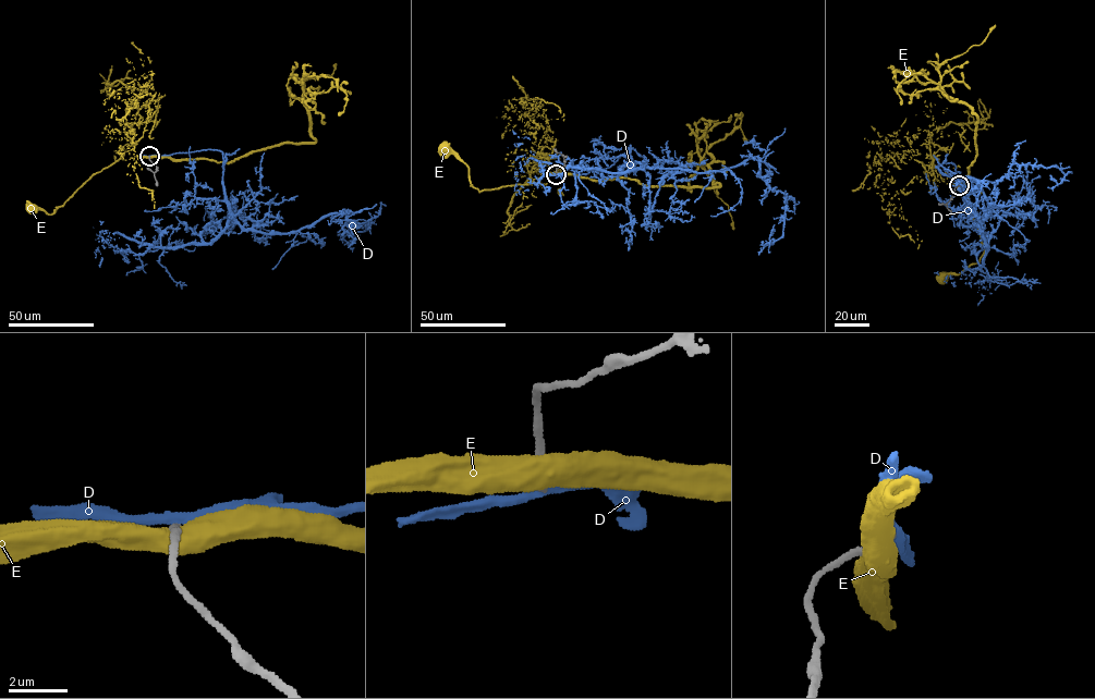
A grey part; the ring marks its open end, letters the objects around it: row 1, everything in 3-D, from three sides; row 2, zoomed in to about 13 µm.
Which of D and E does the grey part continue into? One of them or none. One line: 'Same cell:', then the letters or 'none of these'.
Same cell: none of these

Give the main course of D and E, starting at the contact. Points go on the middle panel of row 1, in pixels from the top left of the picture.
D: (556, 174), (628, 147), (631, 163), (697, 172), (757, 157), (787, 199), (774, 224)
E: (556, 173), (540, 175), (526, 184), (479, 191), (470, 182), (469, 169), (459, 157), (443, 150)

